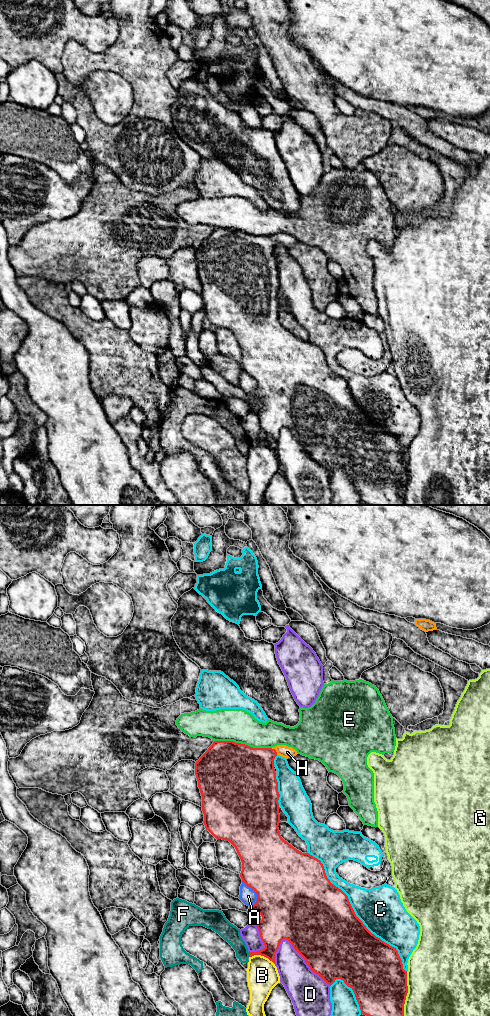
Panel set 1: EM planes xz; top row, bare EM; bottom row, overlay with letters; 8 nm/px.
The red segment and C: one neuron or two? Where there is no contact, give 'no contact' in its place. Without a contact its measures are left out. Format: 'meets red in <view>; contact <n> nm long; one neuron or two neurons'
meets red in xz; contact 1250 nm long; two neurons

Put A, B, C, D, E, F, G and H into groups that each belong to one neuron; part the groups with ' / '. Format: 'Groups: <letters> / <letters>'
Groups: A / B / C / D / E / F / G / H

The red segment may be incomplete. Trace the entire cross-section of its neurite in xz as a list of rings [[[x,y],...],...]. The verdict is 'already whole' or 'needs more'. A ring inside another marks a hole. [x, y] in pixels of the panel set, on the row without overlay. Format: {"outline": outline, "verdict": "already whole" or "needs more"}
{"outline": [[[214,229],[208,238],[200,245],[195,251],[195,263],[198,269],[198,275],[202,284],[202,299],[204,302],[204,313],[217,328],[222,327],[229,329],[236,337],[241,350],[242,359],[240,365],[248,375],[254,378],[257,382],[257,389],[254,393],[249,394],[247,401],[251,404],[253,402],[260,402],[262,408],[255,411],[257,414],[262,430],[265,436],[257,440],[249,440],[249,445],[254,443],[261,443],[268,446],[275,452],[275,441],[277,440],[282,428],[287,427],[293,434],[293,436],[305,447],[310,457],[318,462],[327,472],[330,474],[336,467],[341,467],[344,471],[350,475],[356,485],[359,492],[361,502],[368,505],[405,505],[404,504],[404,492],[408,481],[407,474],[407,459],[403,457],[402,448],[398,442],[396,436],[382,429],[380,426],[372,422],[363,410],[356,404],[348,384],[338,375],[330,370],[327,366],[325,357],[320,348],[313,345],[309,341],[302,341],[294,336],[291,332],[285,329],[279,319],[280,302],[279,302],[279,285],[278,270],[276,267],[276,260],[274,257],[274,247],[277,243],[280,243],[286,247],[296,244],[298,241],[292,235],[286,233],[277,233],[272,236],[253,236],[245,232],[235,231],[233,229]]], "verdict": "needs more"}

